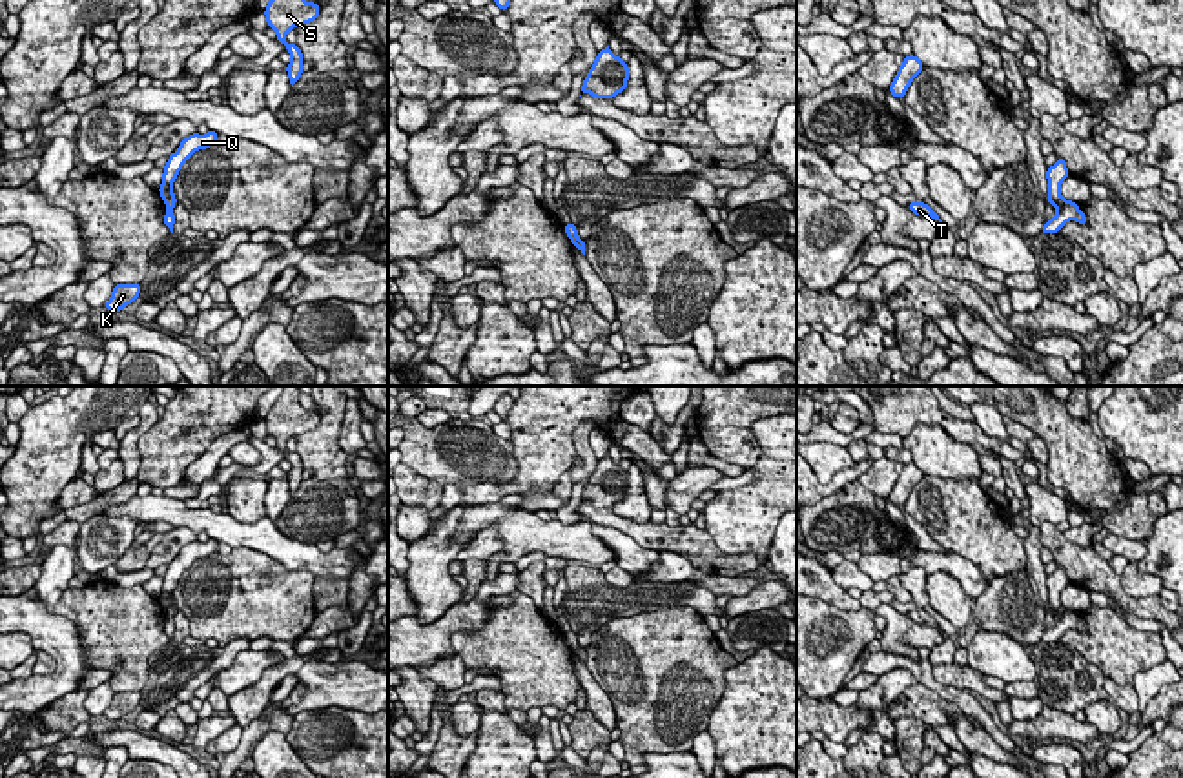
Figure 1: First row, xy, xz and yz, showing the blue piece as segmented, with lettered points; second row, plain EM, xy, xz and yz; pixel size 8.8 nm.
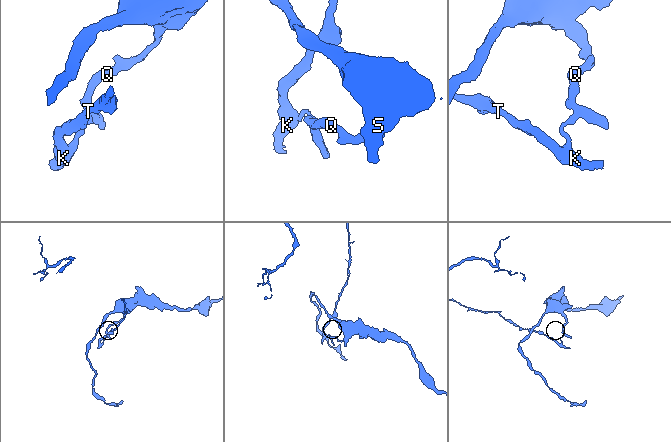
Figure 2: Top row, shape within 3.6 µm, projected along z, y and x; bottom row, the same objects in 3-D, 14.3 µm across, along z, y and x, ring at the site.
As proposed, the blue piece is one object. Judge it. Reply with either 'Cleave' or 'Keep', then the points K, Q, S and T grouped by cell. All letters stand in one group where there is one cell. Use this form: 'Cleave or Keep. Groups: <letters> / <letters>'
Cleave. Groups: K T / Q S

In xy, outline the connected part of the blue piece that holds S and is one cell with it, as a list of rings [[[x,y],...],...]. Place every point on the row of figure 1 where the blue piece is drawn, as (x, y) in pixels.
[[[270,0],[264,15],[268,27],[277,33],[277,42],[286,46],[292,60],[286,66],[290,84],[293,86],[303,73],[303,53],[297,44],[288,44],[286,35],[290,29],[314,22],[321,13],[315,2],[306,0]]]

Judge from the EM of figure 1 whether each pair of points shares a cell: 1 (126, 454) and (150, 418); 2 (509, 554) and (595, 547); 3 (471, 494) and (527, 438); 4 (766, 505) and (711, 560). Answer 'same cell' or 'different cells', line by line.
1: same cell
2: same cell
3: same cell
4: different cells

